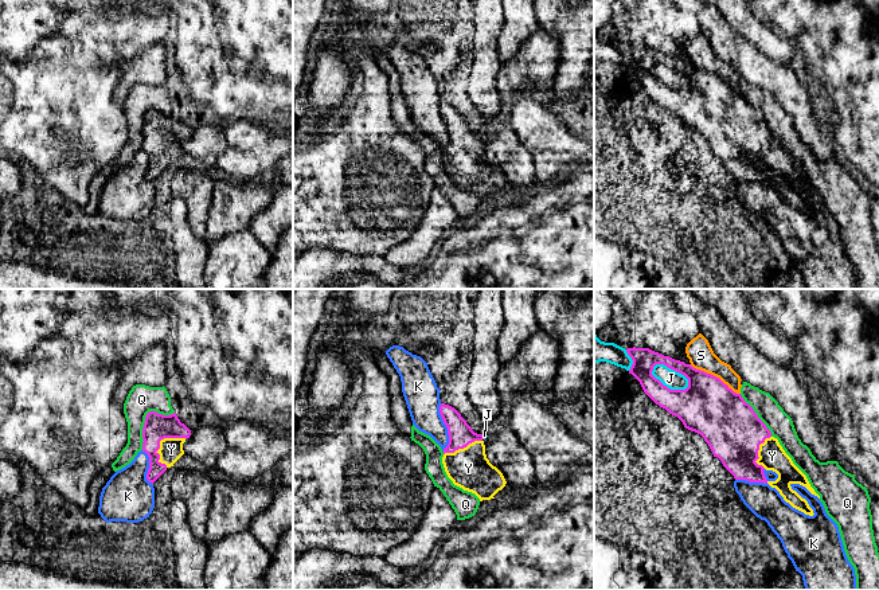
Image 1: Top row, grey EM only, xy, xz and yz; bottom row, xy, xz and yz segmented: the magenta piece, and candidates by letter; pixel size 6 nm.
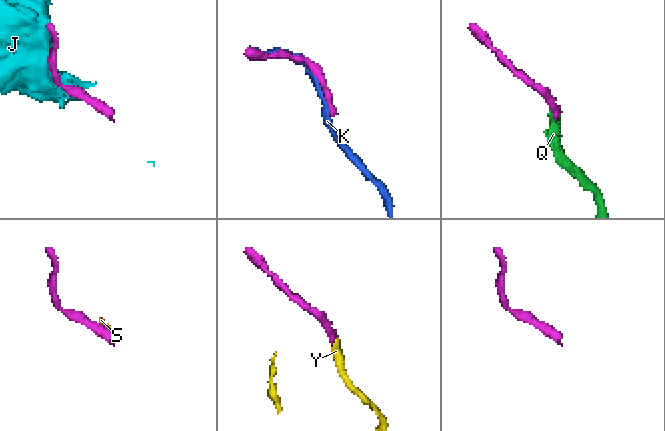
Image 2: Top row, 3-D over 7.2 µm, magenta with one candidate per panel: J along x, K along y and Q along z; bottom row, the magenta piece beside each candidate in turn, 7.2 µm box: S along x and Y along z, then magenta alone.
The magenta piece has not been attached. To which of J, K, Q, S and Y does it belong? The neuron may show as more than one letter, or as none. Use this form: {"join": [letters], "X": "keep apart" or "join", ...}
{"join": ["Y"], "J": "keep apart", "K": "keep apart", "Q": "keep apart", "S": "keep apart", "Y": "join"}

